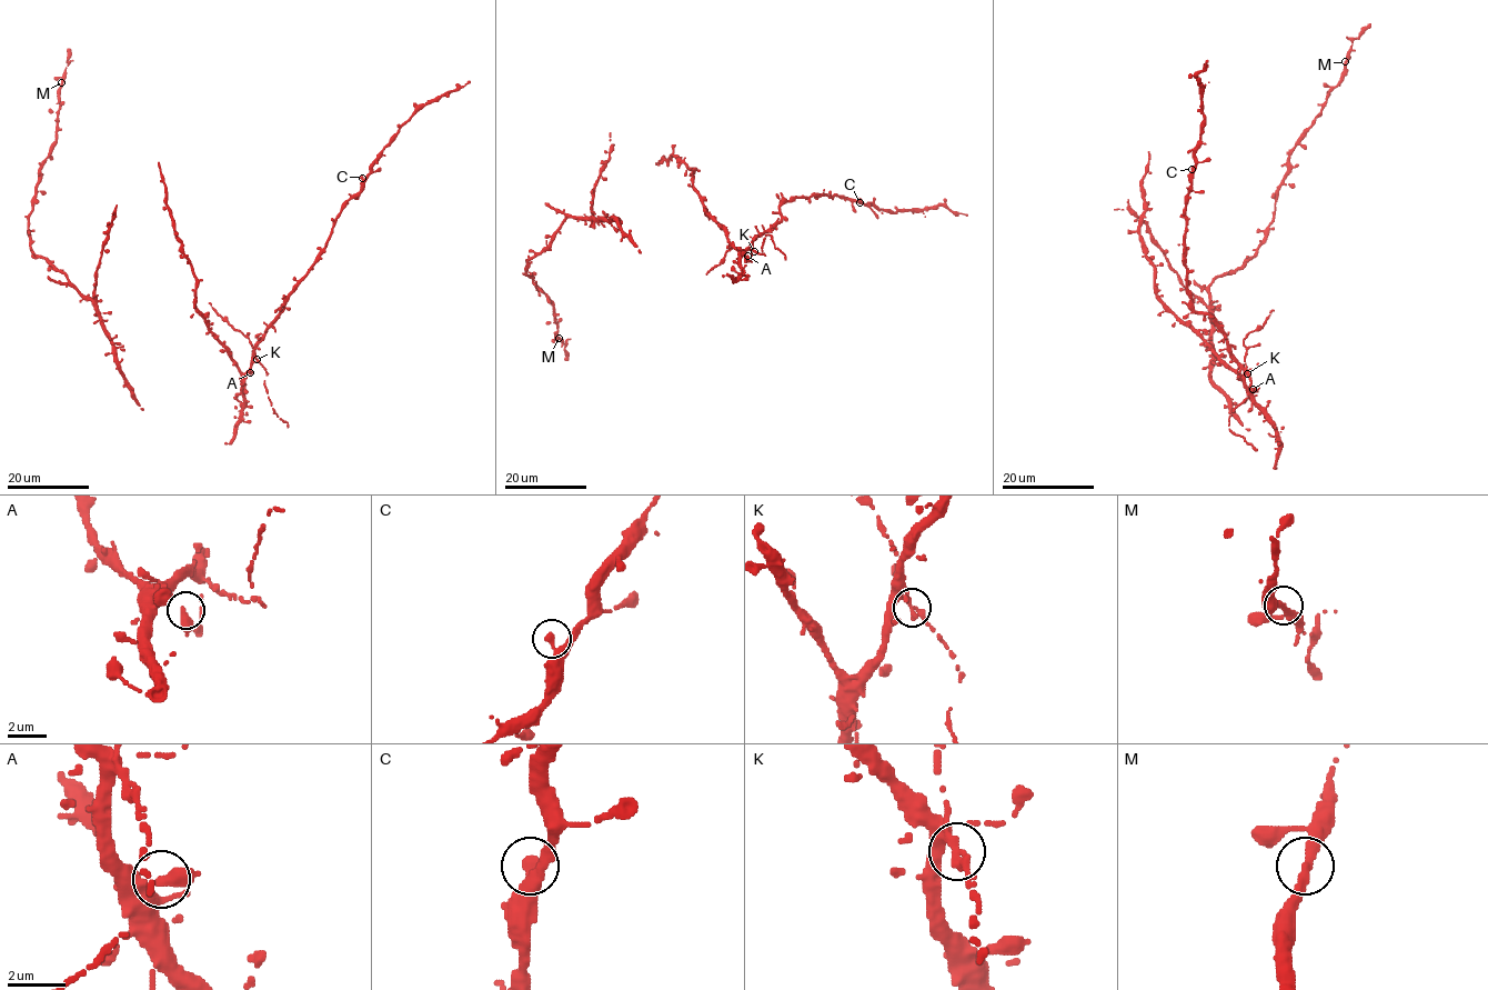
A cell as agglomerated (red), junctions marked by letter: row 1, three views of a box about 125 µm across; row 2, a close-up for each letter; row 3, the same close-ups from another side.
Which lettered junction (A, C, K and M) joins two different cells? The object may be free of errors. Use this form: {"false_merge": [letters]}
{"false_merge": []}

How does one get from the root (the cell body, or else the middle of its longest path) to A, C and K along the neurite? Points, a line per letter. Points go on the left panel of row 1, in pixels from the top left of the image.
A: (186, 256), (197, 281), (195, 307), (208, 329), (227, 348), (238, 370), (250, 372)
C: (186, 256), (197, 281), (195, 307), (244, 373), (255, 344), (325, 246), (341, 207), (361, 190), (362, 178)
K: (186, 256), (197, 281), (195, 307), (208, 329), (227, 348), (242, 373), (250, 369), (251, 359), (257, 359)

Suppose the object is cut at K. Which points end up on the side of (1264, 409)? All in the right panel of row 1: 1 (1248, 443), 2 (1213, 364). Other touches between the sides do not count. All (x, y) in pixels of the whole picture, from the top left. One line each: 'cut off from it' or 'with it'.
1: cut off from it
2: with it

